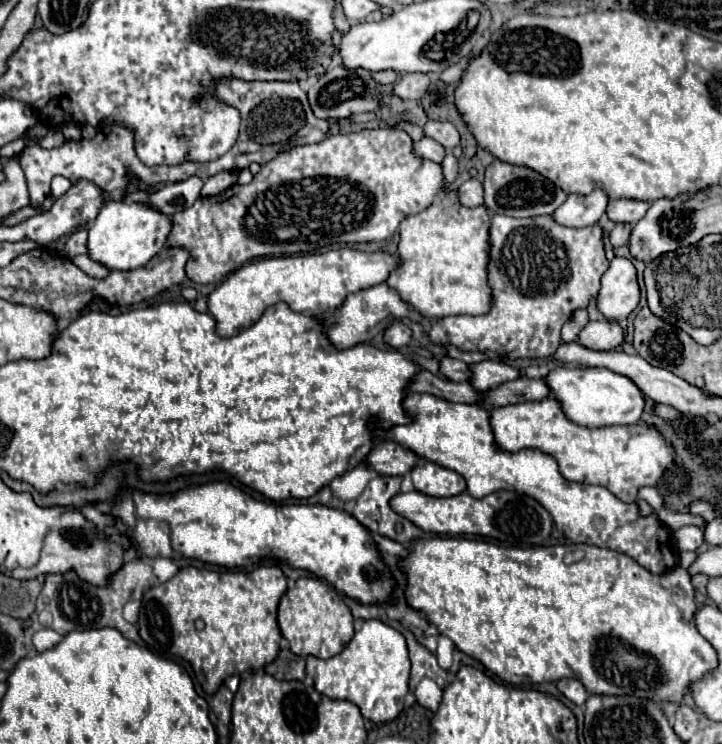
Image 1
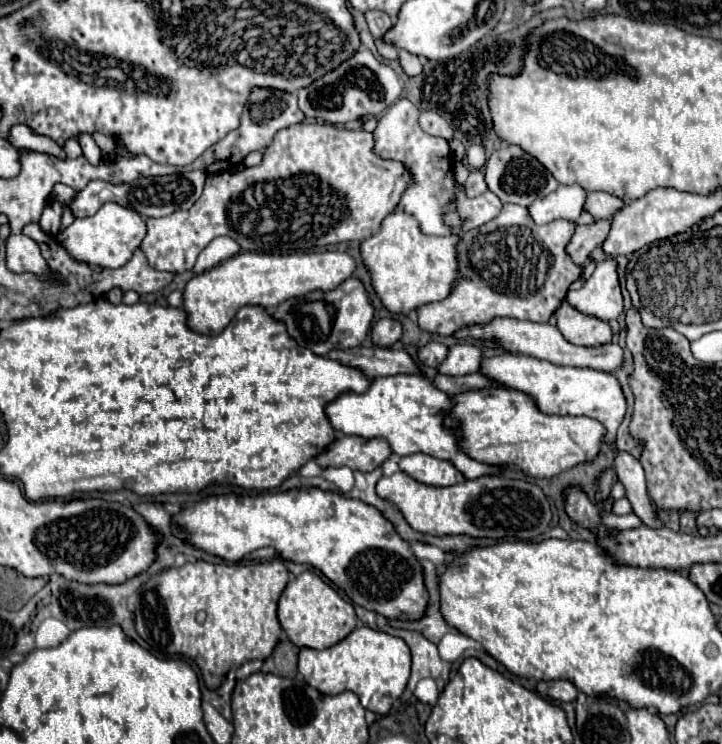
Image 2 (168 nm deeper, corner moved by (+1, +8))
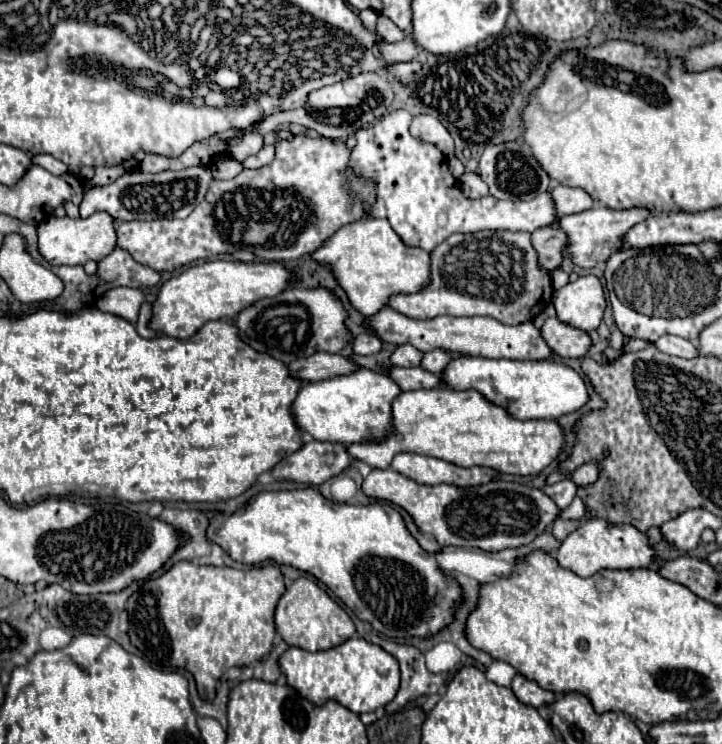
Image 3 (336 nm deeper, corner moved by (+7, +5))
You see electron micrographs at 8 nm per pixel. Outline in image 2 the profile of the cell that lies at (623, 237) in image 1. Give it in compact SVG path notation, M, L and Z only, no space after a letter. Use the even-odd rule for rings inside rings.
M601 219L601 221L595 221L593 225L577 225L575 231L573 231L573 237L571 241L567 243L565 247L565 253L569 255L569 259L575 263L575 265L585 265L589 253L599 247L599 243L603 243L603 239L607 237L607 219Z

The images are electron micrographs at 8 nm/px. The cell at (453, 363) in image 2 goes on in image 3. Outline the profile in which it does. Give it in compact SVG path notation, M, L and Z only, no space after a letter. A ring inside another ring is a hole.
M431 350L423 356L421 368L427 372L433 372L433 374L439 374L439 372L445 372L445 366L451 360L453 360L453 356L447 350Z

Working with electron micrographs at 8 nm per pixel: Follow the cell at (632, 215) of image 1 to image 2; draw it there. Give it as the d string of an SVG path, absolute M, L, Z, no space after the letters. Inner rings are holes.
M593 191L593 193L587 193L587 201L583 205L583 211L591 213L595 219L607 219L619 207L623 207L623 201L619 197L607 195L603 191Z

